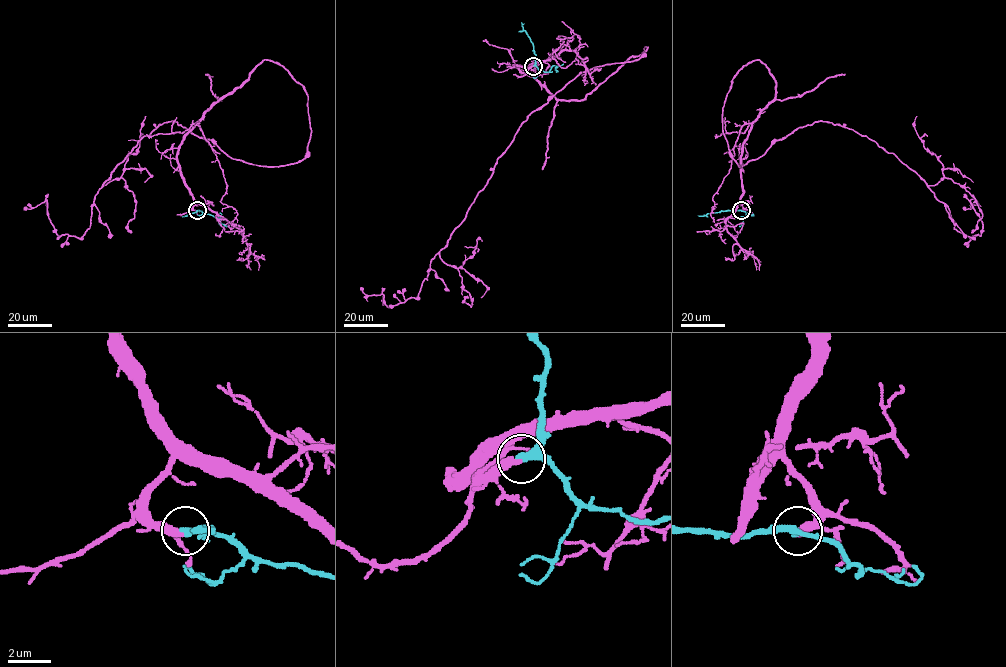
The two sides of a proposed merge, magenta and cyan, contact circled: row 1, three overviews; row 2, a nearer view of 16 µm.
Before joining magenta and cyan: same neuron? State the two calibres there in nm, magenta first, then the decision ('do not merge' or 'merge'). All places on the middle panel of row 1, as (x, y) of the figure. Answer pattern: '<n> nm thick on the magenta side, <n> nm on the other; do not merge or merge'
300 nm thick on the magenta side, 280 nm on the other; merge

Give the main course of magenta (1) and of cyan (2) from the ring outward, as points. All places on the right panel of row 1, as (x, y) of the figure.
1: (742, 210), (742, 145), (775, 97), (754, 59), (722, 109), (739, 166), (827, 121), (980, 235), (962, 207)
2: (741, 210), (698, 216)

